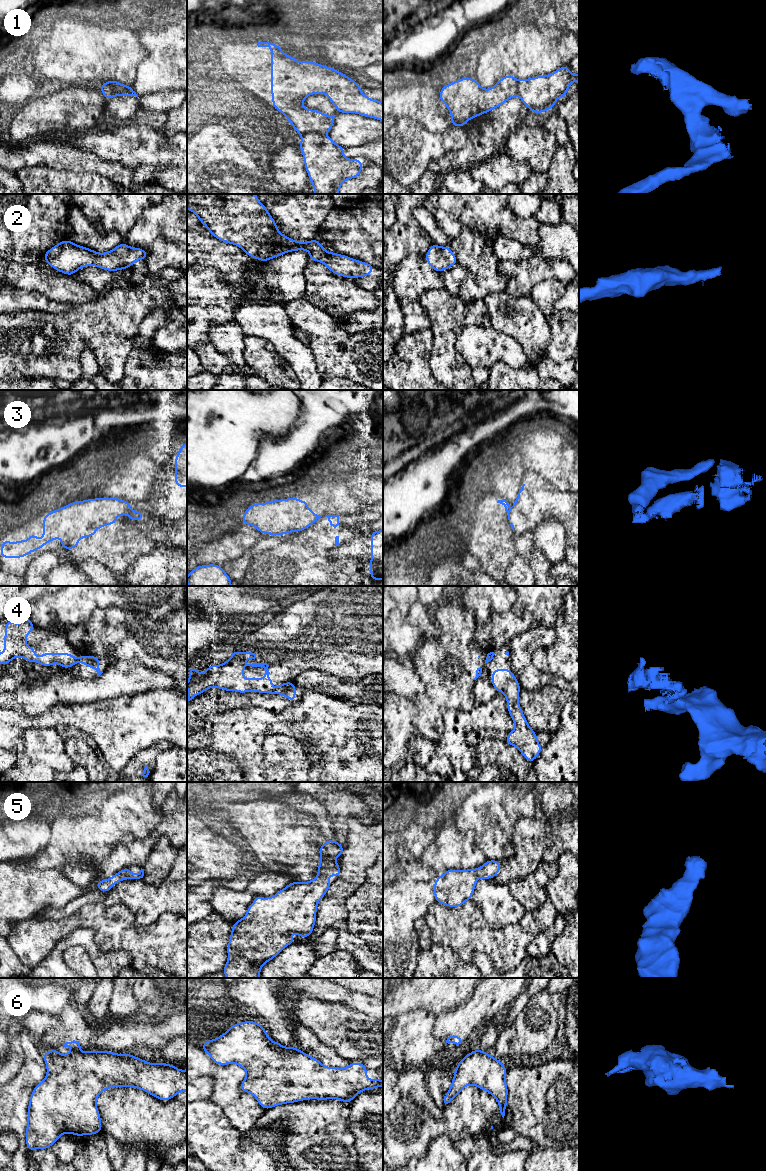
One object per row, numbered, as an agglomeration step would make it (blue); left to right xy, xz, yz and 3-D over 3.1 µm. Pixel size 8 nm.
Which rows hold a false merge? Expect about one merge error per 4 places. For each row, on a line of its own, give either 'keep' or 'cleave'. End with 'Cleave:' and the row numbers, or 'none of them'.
1: cleave
2: keep
3: cleave
4: cleave
5: keep
6: keep
Cleave: 1, 3, 4

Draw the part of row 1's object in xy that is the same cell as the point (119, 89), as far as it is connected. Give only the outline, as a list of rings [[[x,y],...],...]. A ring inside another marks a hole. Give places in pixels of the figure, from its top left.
[[[115,81],[113,85],[113,97],[115,96],[136,96],[138,98],[138,95],[136,92],[129,88],[127,85],[123,85],[118,81]]]

